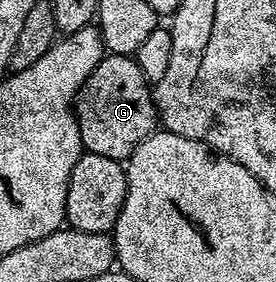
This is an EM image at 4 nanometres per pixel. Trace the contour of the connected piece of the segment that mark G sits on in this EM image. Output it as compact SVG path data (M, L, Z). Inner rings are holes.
M108 53L93 72L85 80L85 84L79 89L75 96L75 122L79 125L81 140L86 153L97 156L109 156L120 160L130 159L131 153L137 149L149 135L157 130L157 111L155 109L155 95L152 83L135 62L134 57L129 54Z

